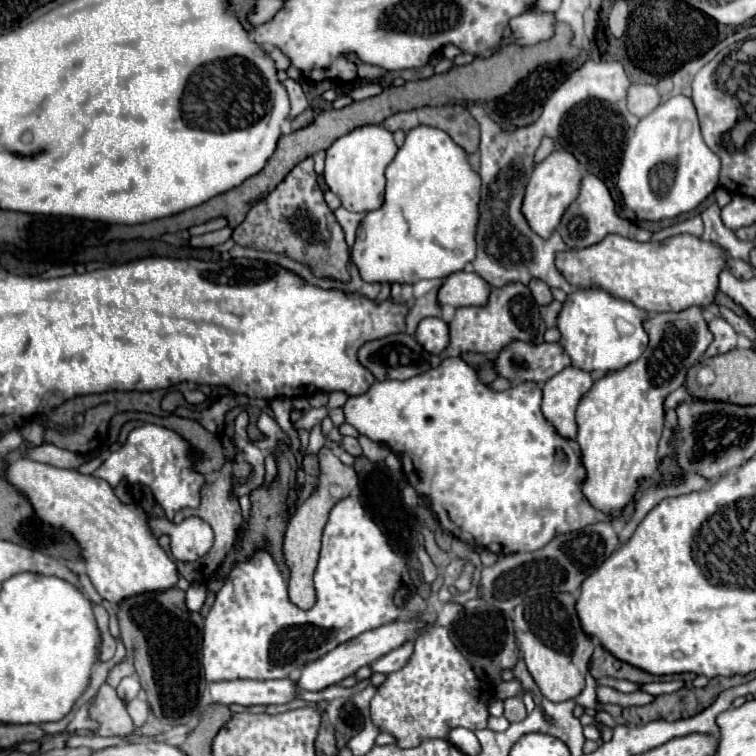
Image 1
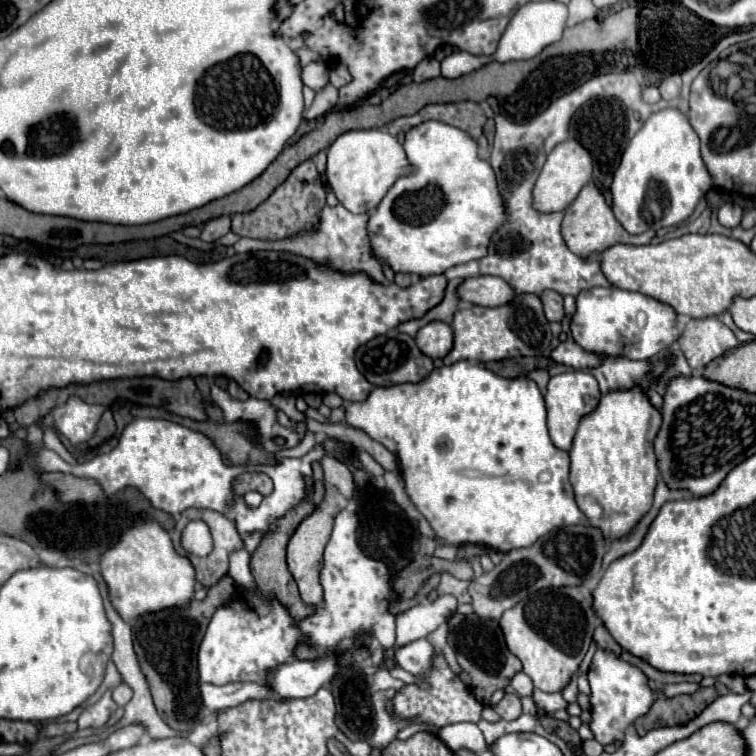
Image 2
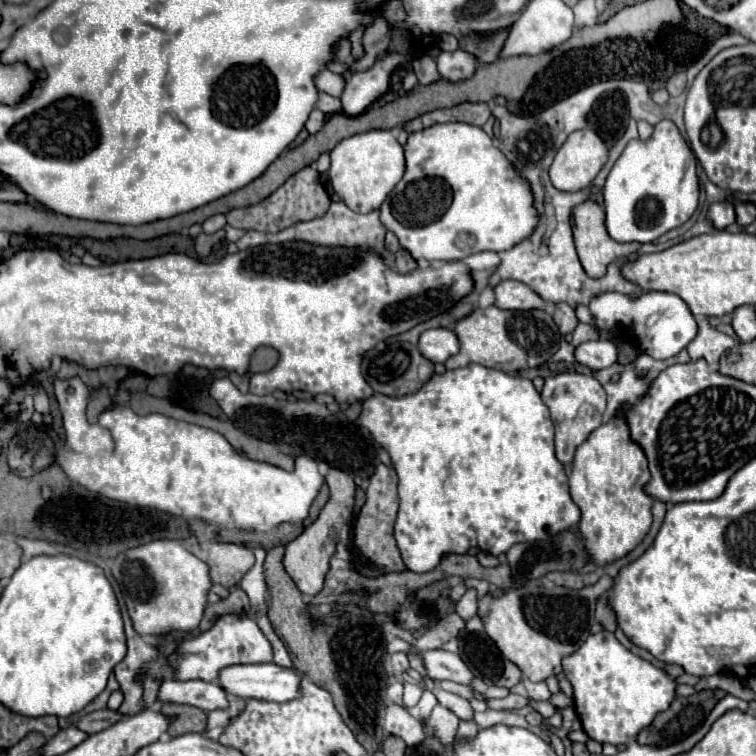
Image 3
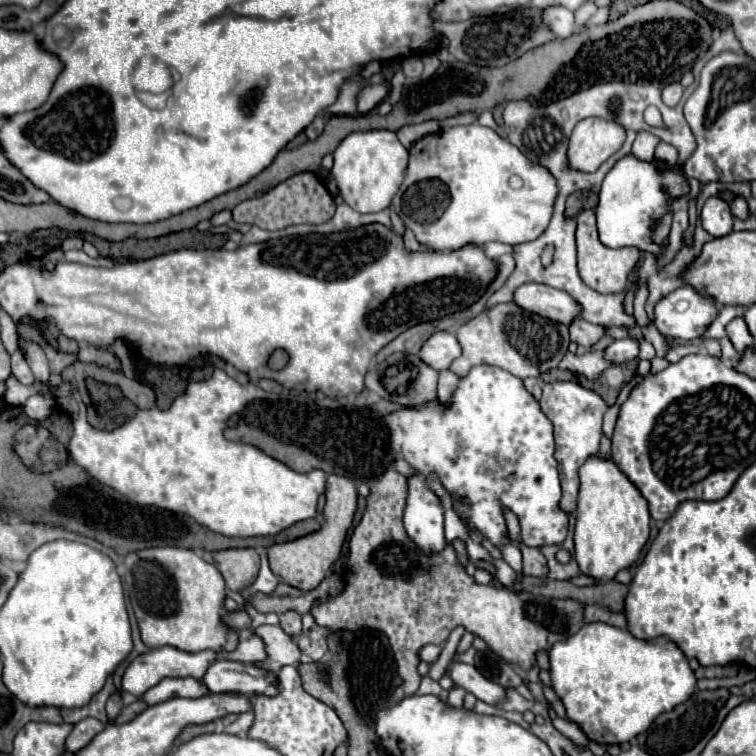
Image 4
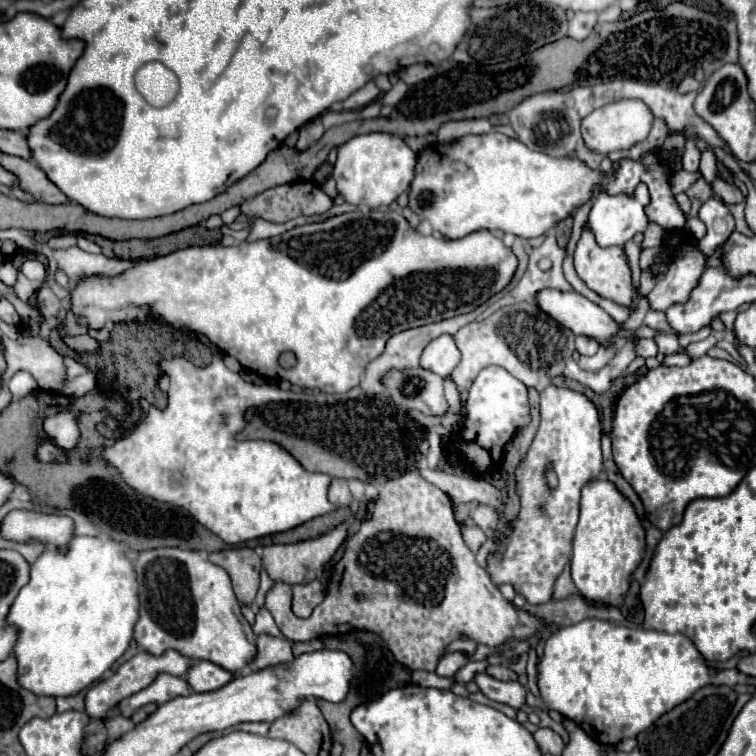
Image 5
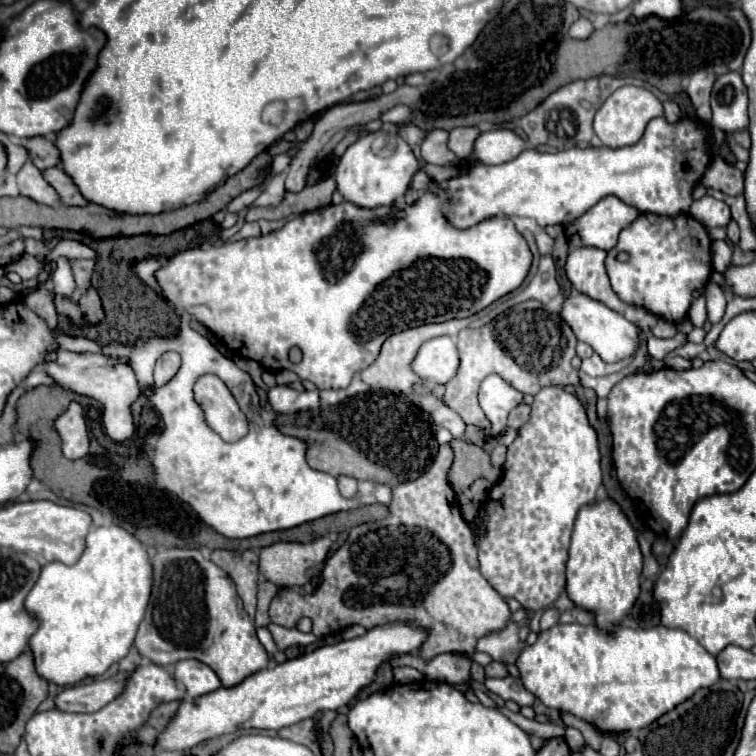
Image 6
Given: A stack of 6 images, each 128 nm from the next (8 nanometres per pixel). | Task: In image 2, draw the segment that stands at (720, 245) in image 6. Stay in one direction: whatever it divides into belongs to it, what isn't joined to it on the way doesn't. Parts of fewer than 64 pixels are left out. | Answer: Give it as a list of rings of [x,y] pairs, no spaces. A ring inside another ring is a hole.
[[[724,204],[724,206],[720,206],[720,210],[718,210],[718,220],[720,220],[720,224],[726,226],[726,228],[740,226],[742,216],[744,216],[744,210],[742,210],[738,204]]]

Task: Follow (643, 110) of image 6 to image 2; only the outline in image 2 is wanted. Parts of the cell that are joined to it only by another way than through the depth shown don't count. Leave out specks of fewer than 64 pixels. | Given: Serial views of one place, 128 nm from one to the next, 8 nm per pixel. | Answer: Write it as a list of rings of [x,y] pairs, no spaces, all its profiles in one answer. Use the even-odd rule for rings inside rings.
[[[566,140],[566,142],[558,144],[548,154],[546,164],[544,164],[536,184],[534,184],[534,190],[532,190],[534,208],[538,212],[544,212],[544,214],[562,212],[568,204],[572,204],[572,200],[578,196],[578,192],[590,180],[590,176],[592,176],[592,158],[590,158],[590,154],[576,140]]]

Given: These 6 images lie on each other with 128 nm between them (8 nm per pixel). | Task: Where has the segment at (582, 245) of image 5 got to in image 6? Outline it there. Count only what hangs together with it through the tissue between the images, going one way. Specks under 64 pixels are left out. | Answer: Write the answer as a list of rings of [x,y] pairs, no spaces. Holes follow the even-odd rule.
[[[592,246],[576,248],[574,252],[568,254],[568,260],[566,260],[566,276],[568,276],[568,280],[572,282],[572,286],[574,286],[578,292],[582,292],[582,294],[586,294],[586,296],[590,296],[590,298],[594,298],[594,300],[598,300],[598,302],[604,302],[608,308],[612,308],[614,312],[622,314],[622,316],[628,318],[630,322],[640,324],[640,328],[644,328],[644,330],[654,328],[656,322],[658,322],[658,318],[656,318],[654,314],[650,314],[648,310],[642,310],[642,308],[638,308],[638,306],[630,306],[630,304],[626,304],[624,300],[620,300],[620,296],[616,296],[616,292],[614,292],[612,286],[610,286],[604,260],[606,260],[606,252],[600,250],[600,248],[592,248]]]

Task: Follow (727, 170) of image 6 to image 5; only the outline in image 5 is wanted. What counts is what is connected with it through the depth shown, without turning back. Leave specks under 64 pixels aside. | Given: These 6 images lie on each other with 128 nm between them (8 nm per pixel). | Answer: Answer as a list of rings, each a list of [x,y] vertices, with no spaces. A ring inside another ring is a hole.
[[[716,178],[716,182],[712,184],[712,188],[714,188],[714,192],[716,192],[726,204],[738,204],[738,202],[744,200],[742,192],[740,192],[736,186],[726,184],[722,178]]]

